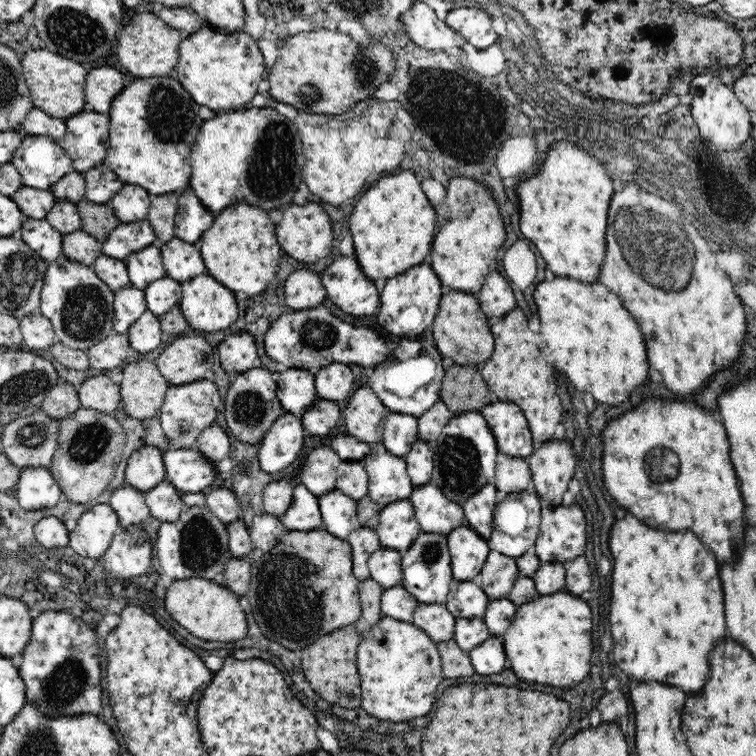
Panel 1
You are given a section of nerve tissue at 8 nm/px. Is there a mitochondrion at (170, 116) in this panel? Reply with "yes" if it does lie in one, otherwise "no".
yes

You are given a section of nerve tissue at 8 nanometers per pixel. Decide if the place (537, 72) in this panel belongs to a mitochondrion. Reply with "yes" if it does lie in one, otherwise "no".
no

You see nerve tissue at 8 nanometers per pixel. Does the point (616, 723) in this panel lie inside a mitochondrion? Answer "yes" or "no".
no

